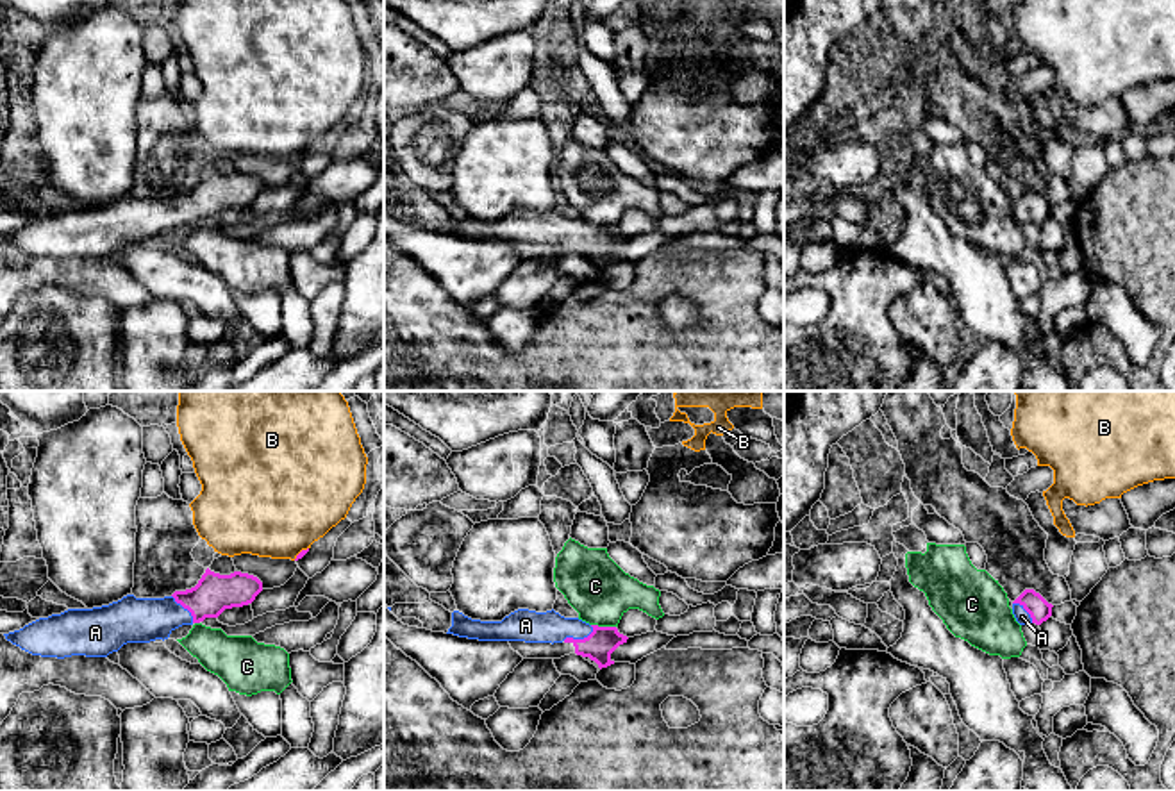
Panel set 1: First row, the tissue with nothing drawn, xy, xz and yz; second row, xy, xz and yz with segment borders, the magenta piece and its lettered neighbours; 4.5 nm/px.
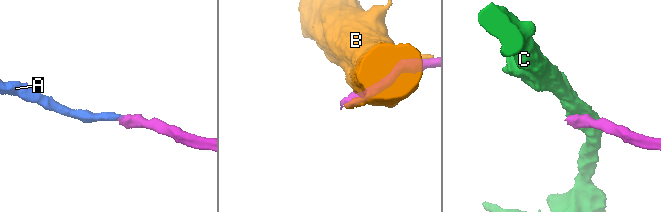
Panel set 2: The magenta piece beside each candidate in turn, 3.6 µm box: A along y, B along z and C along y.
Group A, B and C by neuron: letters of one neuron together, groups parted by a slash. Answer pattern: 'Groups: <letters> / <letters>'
Groups: A / B / C

